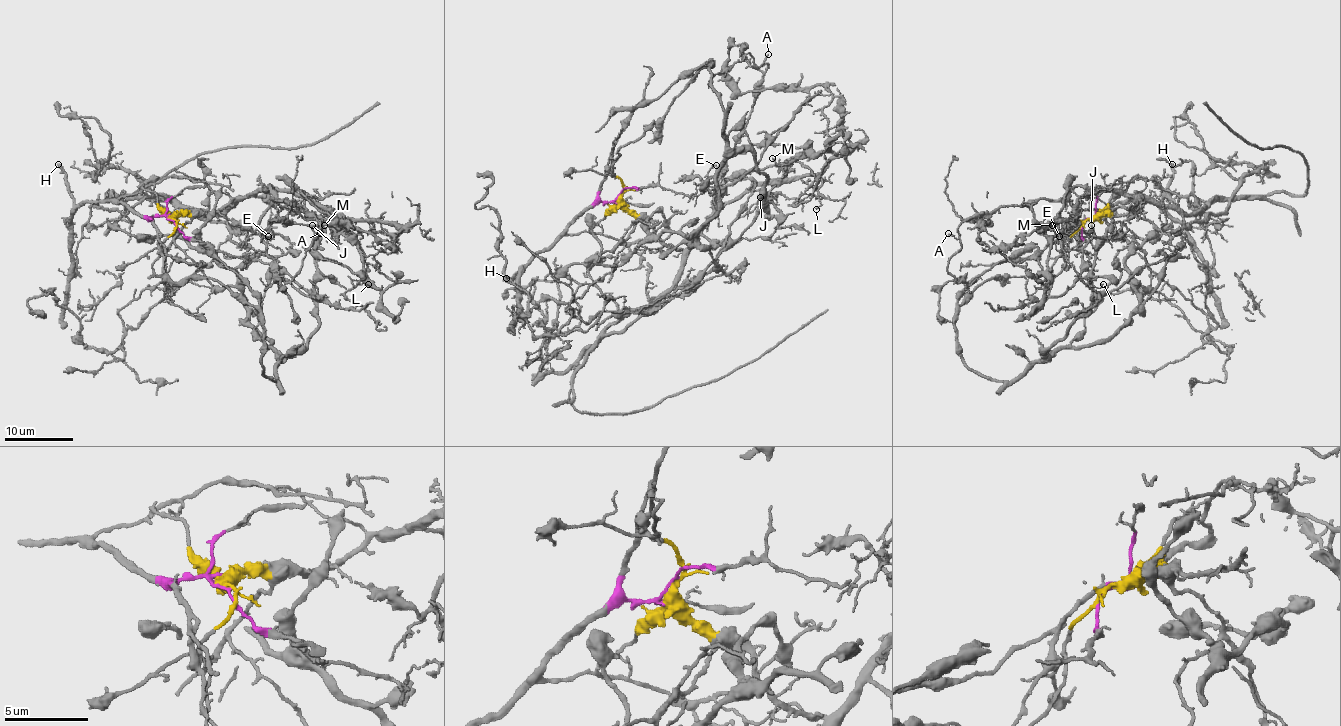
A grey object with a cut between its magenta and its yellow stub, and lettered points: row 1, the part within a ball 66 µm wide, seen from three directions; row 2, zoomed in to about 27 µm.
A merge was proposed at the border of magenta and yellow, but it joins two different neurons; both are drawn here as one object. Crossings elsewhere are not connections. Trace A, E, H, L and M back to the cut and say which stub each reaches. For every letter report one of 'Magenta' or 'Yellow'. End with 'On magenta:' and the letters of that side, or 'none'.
A: Yellow
E: Yellow
H: Magenta
L: Yellow
M: Yellow
On magenta: H

